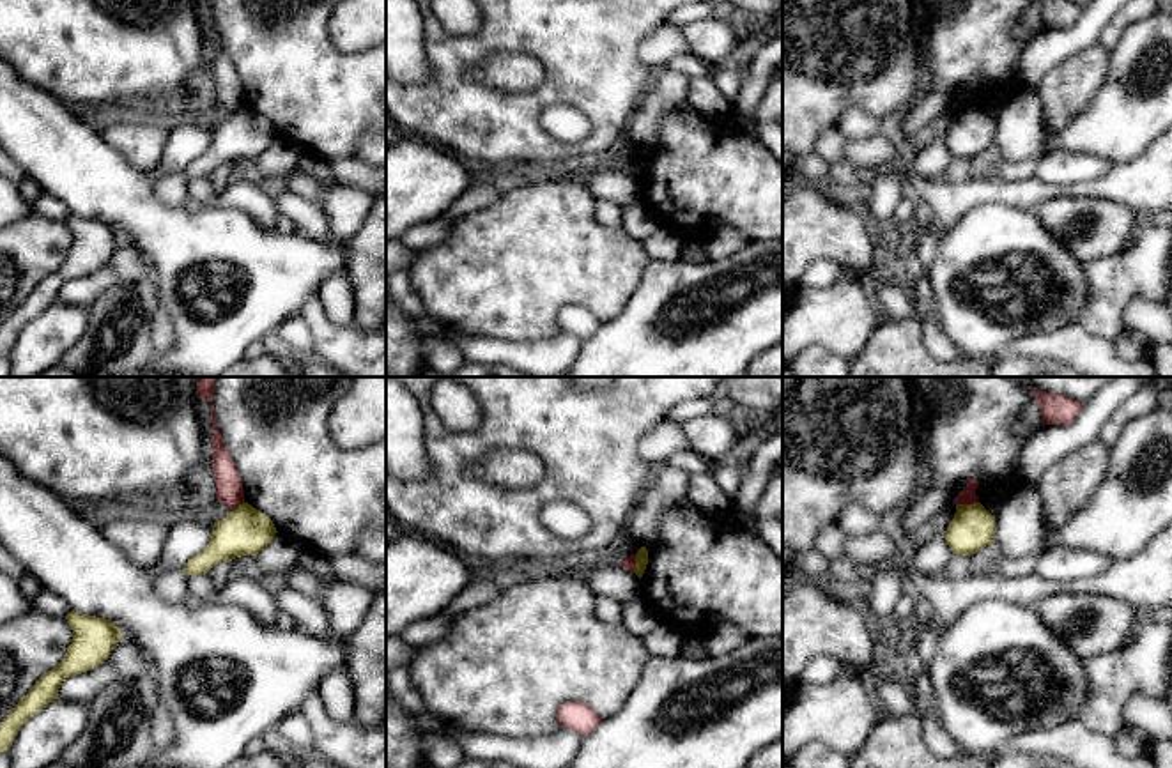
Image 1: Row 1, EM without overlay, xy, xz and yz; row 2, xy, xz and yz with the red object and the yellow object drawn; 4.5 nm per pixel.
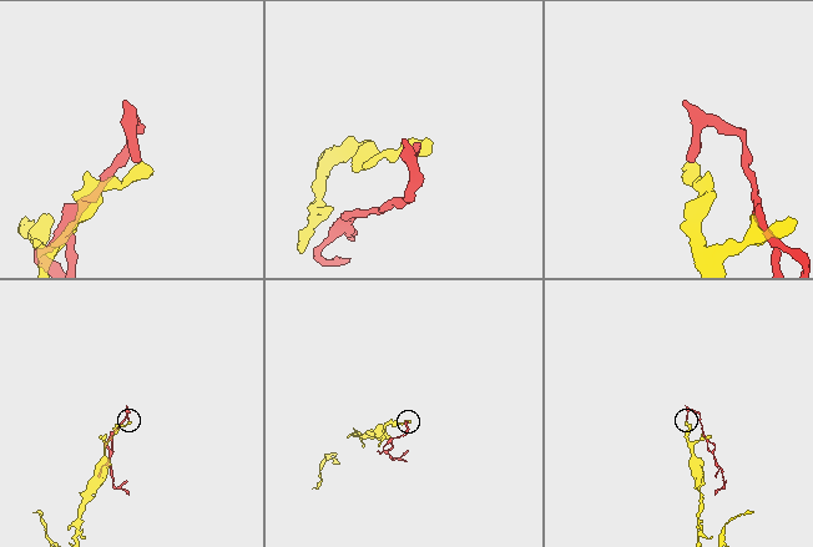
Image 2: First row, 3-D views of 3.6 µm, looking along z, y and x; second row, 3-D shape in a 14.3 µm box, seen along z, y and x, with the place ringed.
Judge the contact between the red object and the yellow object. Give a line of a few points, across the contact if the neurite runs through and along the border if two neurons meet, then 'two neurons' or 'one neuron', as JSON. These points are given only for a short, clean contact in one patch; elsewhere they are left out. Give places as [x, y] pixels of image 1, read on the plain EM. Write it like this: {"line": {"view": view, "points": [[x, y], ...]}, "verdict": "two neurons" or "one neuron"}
{"line": {"view": "yz", "points": [[978, 105], [956, 108]]}, "verdict": "two neurons"}

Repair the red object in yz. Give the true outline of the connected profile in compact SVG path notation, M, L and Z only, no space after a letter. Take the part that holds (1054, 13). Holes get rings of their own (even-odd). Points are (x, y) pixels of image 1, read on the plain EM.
M1034 0L1034 2L1039 9L1043 28L1071 28L1083 11L1083 7L1068 0Z

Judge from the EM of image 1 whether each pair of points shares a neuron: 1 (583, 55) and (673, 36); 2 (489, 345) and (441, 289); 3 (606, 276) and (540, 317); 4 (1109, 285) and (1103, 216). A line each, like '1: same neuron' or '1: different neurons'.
1: different neurons
2: different neurons
3: same neuron
4: different neurons

